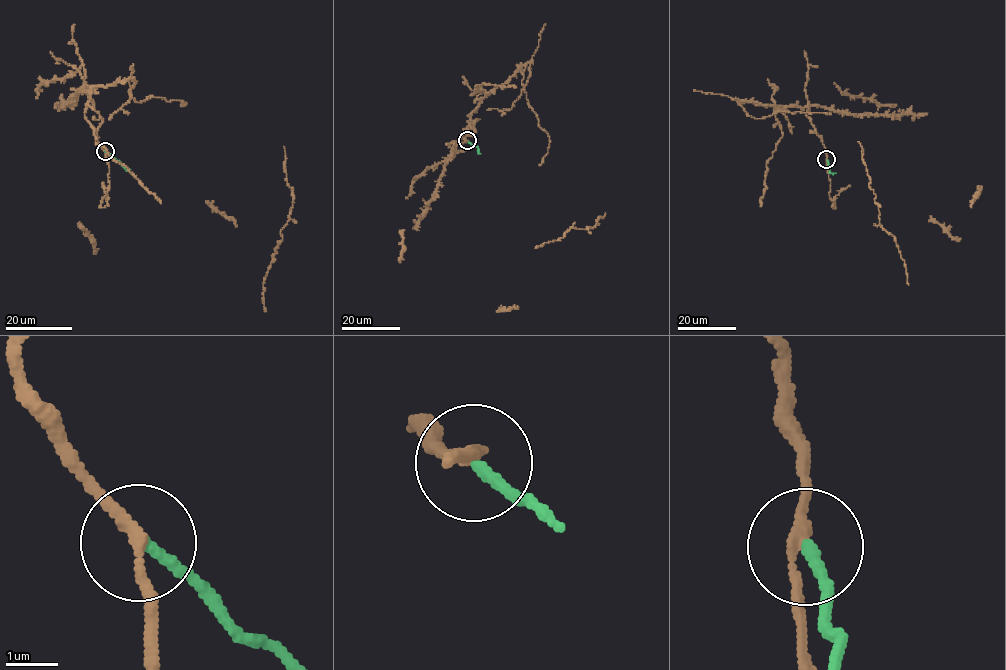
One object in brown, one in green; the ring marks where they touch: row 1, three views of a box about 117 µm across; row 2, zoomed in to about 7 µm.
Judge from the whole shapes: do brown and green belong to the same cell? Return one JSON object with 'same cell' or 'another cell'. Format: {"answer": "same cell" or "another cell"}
{"answer": "another cell"}

